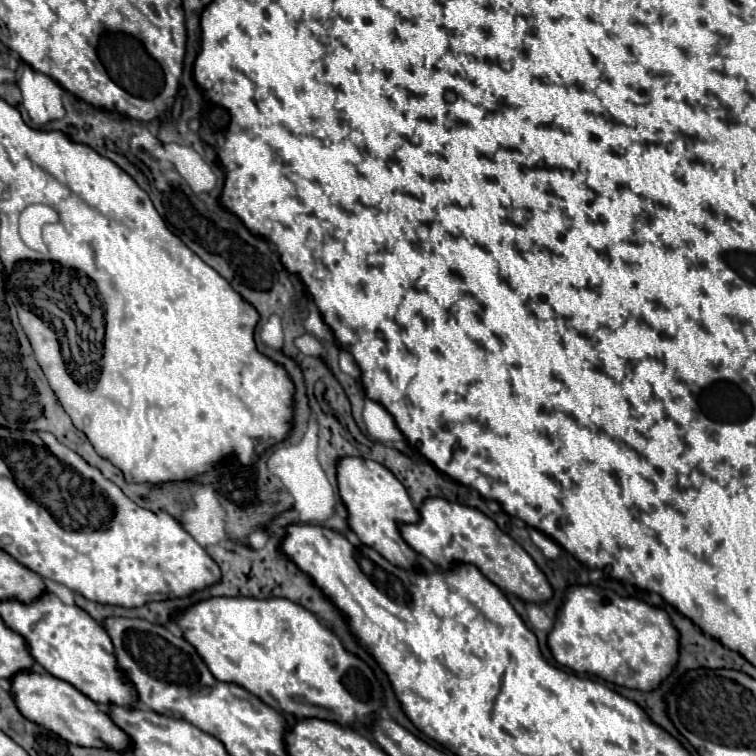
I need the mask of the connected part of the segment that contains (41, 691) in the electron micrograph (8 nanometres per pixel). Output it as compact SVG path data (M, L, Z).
M45 669L17 673L11 679L11 689L15 693L15 703L17 703L19 711L27 719L53 731L67 743L73 743L79 747L111 749L111 751L119 751L119 753L129 751L129 747L131 747L129 735L111 721L107 711L103 711L95 701L85 697L73 685L49 675Z

